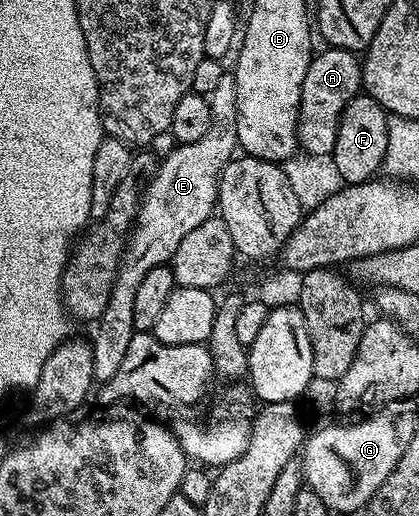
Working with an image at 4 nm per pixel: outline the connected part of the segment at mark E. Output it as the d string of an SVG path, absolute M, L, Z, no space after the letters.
M225 70L220 81L214 86L214 90L208 93L208 101L211 108L211 126L206 130L202 138L196 142L179 144L170 155L161 159L152 178L147 181L141 193L136 218L133 221L132 231L126 240L126 247L122 257L122 263L117 268L114 286L111 288L111 298L106 304L103 314L96 321L95 332L90 337L90 345L93 352L93 374L95 381L104 383L118 372L122 366L123 355L130 346L130 339L136 331L134 326L134 297L138 285L149 273L150 268L158 264L169 263L178 245L190 234L193 228L200 226L202 222L211 219L215 213L218 200L218 186L221 172L237 153L237 82L233 71Z

